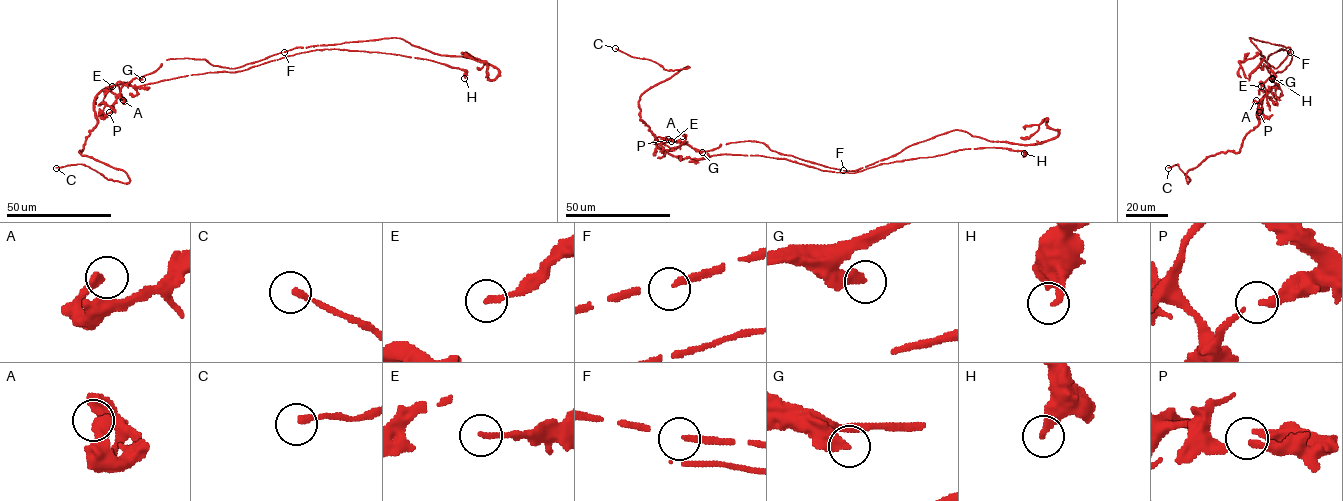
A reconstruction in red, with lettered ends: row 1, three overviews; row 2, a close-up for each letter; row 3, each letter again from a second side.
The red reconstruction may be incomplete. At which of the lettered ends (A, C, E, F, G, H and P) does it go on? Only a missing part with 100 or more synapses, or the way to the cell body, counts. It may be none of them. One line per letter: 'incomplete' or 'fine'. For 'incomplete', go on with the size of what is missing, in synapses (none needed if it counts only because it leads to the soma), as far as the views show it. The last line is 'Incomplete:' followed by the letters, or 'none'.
A: fine
C: fine
E: fine
F: fine
G: fine
H: fine
P: fine
Incomplete: none

